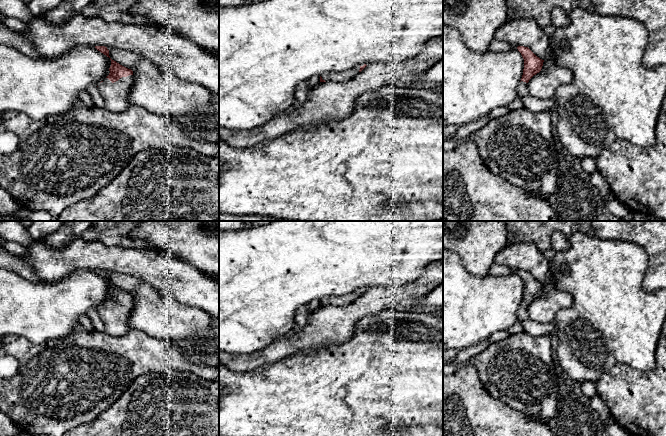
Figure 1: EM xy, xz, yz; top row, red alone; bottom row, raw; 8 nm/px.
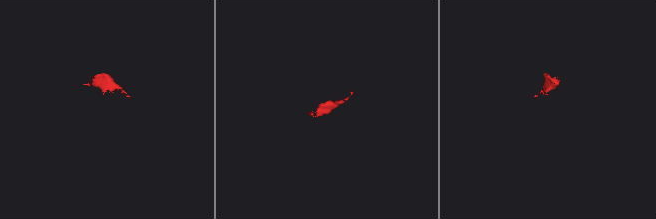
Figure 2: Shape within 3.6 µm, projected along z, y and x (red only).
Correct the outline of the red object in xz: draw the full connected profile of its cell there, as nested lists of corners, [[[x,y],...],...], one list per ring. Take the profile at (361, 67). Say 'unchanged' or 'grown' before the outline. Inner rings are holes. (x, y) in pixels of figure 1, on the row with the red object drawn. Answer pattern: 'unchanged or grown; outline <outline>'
grown; outline [[[361,64],[360,66],[356,66],[352,69],[345,70],[342,72],[329,72],[320,76],[320,82],[326,81],[335,81],[341,82],[345,80],[352,79],[355,75],[361,72],[367,65]]]

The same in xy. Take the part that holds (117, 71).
grown; outline [[[111,58],[110,60],[110,73],[97,87],[103,97],[105,109],[111,112],[120,112],[131,105],[128,94],[133,84],[133,71]]]

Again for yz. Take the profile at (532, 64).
grown; outline [[[518,46],[517,49],[524,59],[523,75],[517,88],[518,96],[522,98],[522,107],[533,112],[556,108],[555,98],[540,100],[532,97],[528,91],[527,83],[541,71],[544,60],[537,57],[528,47]]]

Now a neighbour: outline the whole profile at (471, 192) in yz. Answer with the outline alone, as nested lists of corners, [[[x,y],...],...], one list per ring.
[[[473,140],[460,141],[451,151],[443,150],[443,221],[558,221],[548,198],[528,193],[494,175],[482,162]]]

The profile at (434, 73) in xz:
[[[443,57],[436,63],[430,65],[425,71],[421,72],[416,79],[408,82],[406,85],[410,85],[415,81],[427,83],[443,83]]]

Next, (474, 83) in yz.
[[[443,24],[443,126],[461,127],[471,121],[485,117],[491,110],[507,106],[518,96],[518,85],[524,69],[524,59],[517,48],[495,53],[476,53],[470,50],[458,31]]]

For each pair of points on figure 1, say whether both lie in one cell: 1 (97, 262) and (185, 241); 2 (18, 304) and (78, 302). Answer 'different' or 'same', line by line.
1: different
2: same

